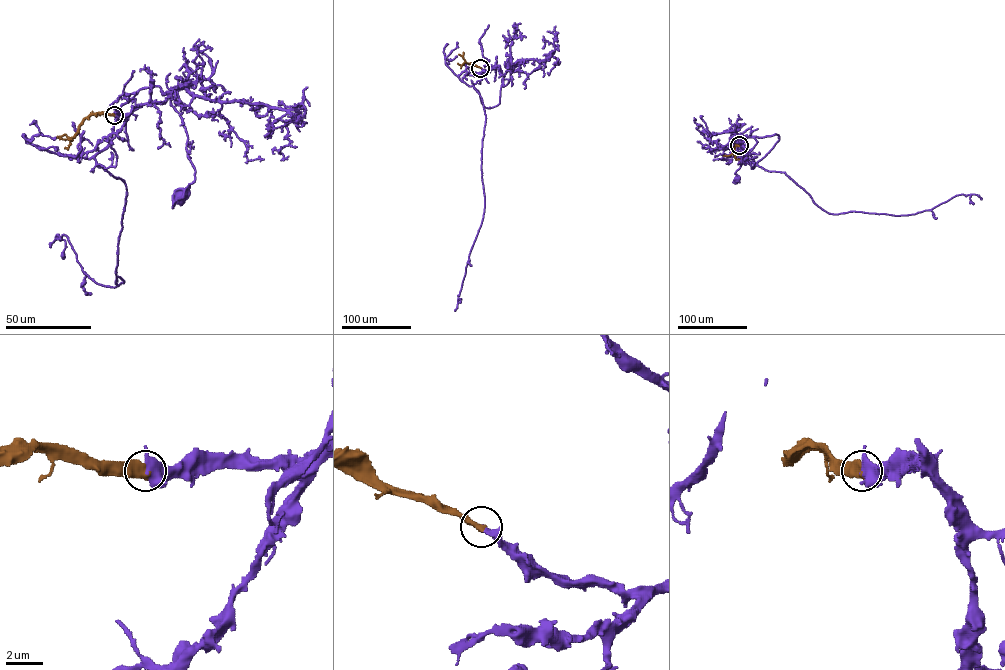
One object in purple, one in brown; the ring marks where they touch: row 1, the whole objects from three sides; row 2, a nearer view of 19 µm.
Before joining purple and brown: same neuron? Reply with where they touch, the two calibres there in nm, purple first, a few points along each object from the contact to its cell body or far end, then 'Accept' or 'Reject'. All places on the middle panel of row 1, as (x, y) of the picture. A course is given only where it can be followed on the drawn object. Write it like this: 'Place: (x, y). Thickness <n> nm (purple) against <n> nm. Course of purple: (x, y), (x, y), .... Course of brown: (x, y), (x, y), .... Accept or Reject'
Place: (480, 68). Thickness 360 nm (purple) against 460 nm. Course of purple: (480, 68), (498, 68), (506, 85), (513, 65), (507, 66). Course of brown: (480, 68), (465, 62), (460, 68). Accept

